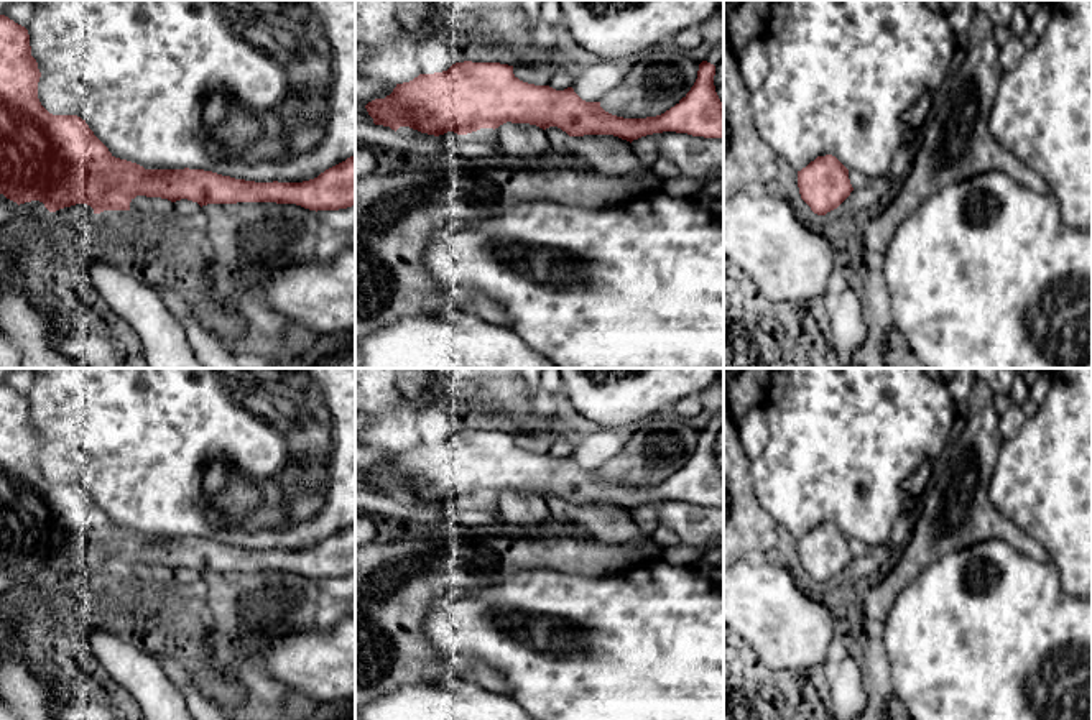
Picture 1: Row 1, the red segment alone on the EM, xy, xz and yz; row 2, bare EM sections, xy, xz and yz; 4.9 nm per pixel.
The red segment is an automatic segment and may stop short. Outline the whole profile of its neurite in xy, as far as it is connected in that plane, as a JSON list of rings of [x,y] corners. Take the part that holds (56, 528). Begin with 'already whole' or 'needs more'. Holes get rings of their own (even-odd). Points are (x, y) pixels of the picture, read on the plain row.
already whole | [[[0,383],[0,562],[20,572],[39,569],[49,580],[87,572],[94,582],[130,579],[136,564],[171,570],[187,567],[207,572],[276,570],[309,579],[339,579],[355,574],[355,524],[303,551],[255,551],[204,538],[145,538],[115,526],[77,483],[53,483],[38,467],[41,441],[31,424],[28,398]]]

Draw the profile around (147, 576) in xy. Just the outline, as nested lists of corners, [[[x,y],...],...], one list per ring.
[[[136,564],[130,570],[132,582],[141,587],[153,587],[160,592],[173,592],[173,570],[161,565]]]

